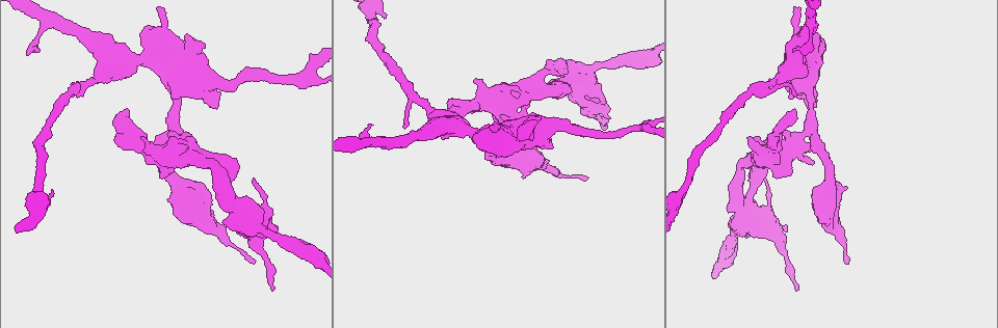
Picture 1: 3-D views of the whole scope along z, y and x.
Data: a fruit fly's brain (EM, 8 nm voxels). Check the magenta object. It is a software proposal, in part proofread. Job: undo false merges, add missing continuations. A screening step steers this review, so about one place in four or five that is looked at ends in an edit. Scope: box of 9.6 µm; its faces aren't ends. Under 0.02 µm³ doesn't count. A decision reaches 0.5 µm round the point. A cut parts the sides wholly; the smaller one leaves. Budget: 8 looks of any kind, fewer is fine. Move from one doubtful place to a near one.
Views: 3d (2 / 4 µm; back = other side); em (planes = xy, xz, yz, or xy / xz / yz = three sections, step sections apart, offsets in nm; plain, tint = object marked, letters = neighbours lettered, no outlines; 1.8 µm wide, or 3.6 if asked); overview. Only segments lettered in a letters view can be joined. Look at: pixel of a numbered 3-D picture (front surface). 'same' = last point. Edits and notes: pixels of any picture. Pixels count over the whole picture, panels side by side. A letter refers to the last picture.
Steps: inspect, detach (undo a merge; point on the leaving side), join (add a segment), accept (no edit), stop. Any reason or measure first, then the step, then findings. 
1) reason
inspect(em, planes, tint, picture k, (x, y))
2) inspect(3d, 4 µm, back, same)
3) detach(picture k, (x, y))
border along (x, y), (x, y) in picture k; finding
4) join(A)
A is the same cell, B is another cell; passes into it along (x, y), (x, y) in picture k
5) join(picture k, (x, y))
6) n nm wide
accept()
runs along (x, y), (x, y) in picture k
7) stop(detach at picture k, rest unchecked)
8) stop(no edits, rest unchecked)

thick turns thin
inspect(3d, 4 µm, picture 1, (216, 82))

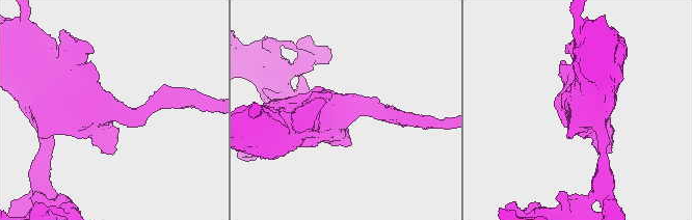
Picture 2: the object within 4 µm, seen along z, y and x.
inspect(em, 3.6 µm, xy, step 8, tint, picture 2, (110, 112))

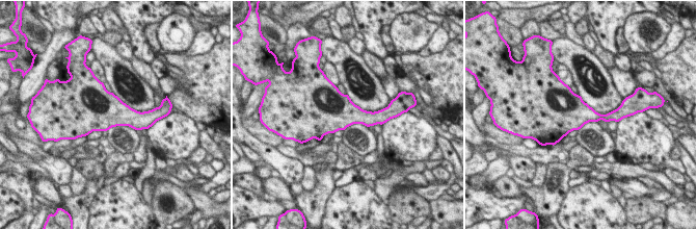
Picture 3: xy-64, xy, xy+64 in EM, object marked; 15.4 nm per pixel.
inspect(em, 3.6 µm, planes, letters, same)

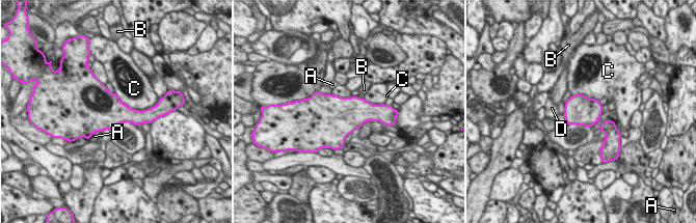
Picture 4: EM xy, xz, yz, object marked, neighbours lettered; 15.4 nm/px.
accept()
A, B, C and D are other cells; border along (114, 92), (131, 108), (152, 108) in picture 4; one neuron here

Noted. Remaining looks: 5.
thick end
inspect(3d, 4 µm, back, picture 1, (126, 109))

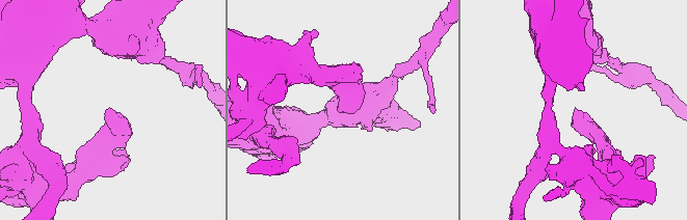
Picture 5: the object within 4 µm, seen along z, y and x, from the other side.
inspect(em, xy, step 16, letters, picture 5, (574, 109))

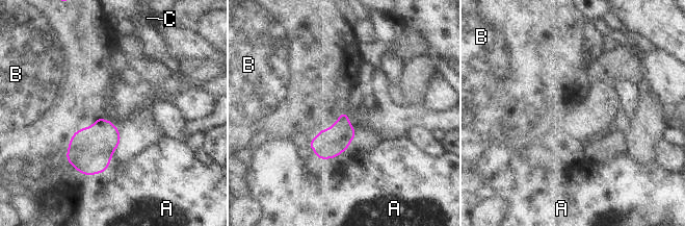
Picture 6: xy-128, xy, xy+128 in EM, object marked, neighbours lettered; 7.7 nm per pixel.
inspect(em, planes, letters, same)

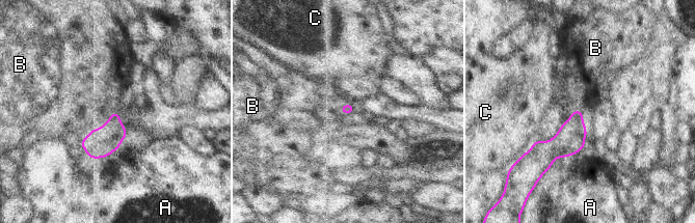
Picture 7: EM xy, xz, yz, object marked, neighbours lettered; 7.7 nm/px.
A touches over 320 nm
accept()
A, B and C are other cells; none of them fits

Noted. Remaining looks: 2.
thick turns thin
inspect(3d, 4 µm, picture 1, (588, 112))

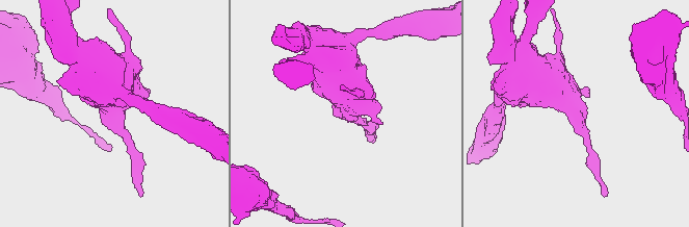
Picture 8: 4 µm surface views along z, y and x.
inspect(em, planes, letters, picture 8, (114, 121))

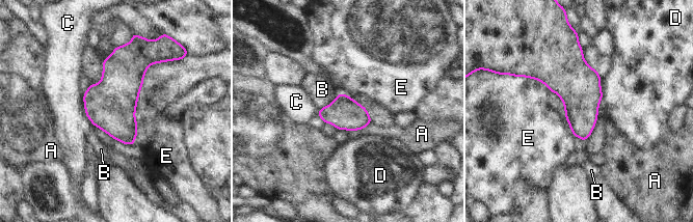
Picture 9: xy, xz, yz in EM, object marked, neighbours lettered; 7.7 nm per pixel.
E touches over 280 nm
accept()
A, B, C, D and E are other cells; border along (518, 76), (537, 79), (551, 91) in picture 9; one neuron here

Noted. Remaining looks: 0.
stop(no edits, rest unchecked)

